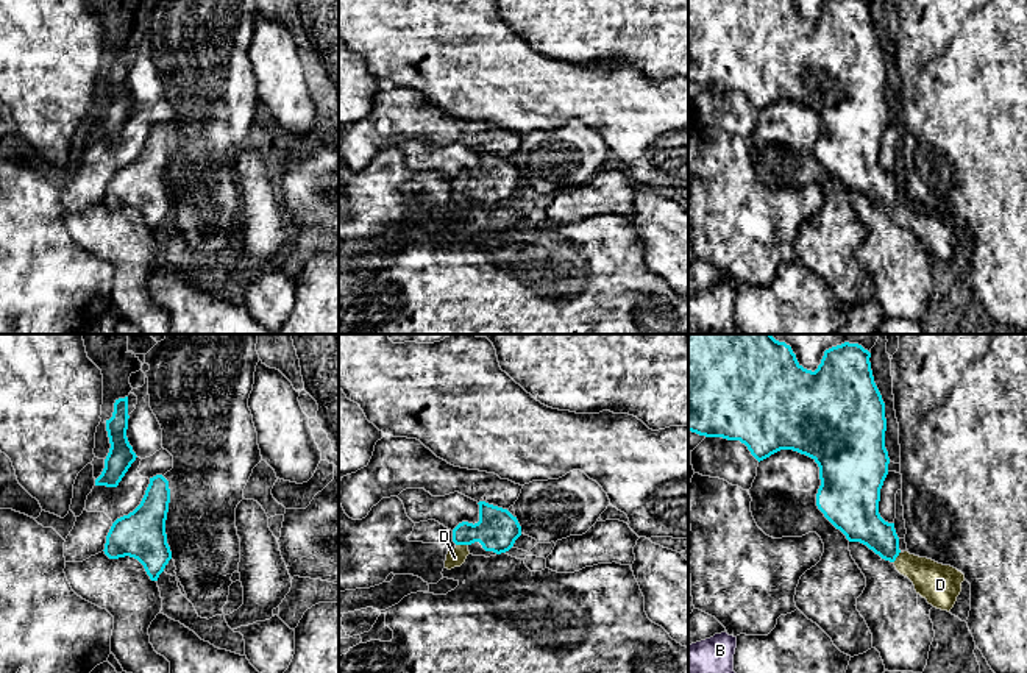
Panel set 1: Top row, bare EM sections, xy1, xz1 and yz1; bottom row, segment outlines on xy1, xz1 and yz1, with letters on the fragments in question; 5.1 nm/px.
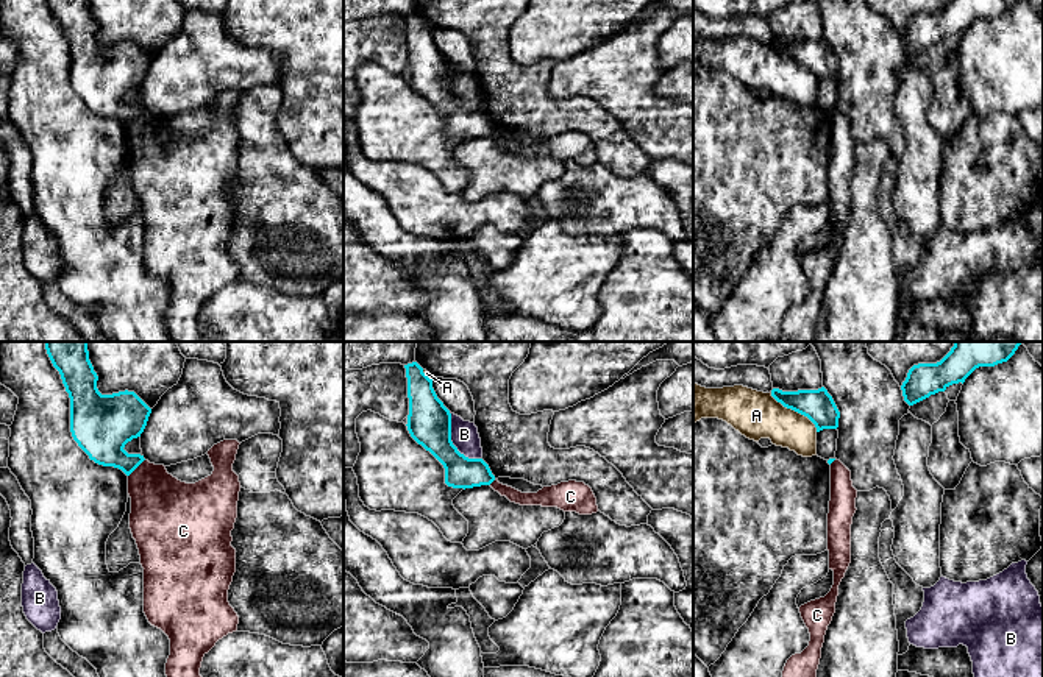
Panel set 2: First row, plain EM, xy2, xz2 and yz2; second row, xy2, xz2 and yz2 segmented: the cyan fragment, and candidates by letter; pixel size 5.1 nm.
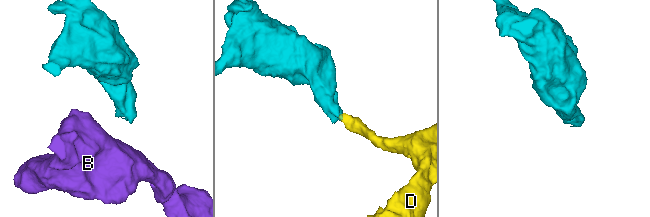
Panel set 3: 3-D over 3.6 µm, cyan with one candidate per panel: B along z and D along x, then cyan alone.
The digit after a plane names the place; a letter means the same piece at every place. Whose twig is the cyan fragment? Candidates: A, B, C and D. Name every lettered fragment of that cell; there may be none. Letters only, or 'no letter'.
D

